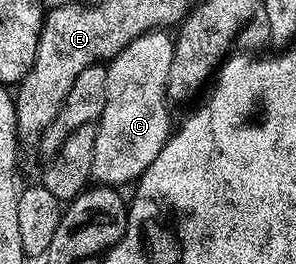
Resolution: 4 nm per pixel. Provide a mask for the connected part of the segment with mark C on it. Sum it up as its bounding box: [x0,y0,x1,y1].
[91,29,174,188]

